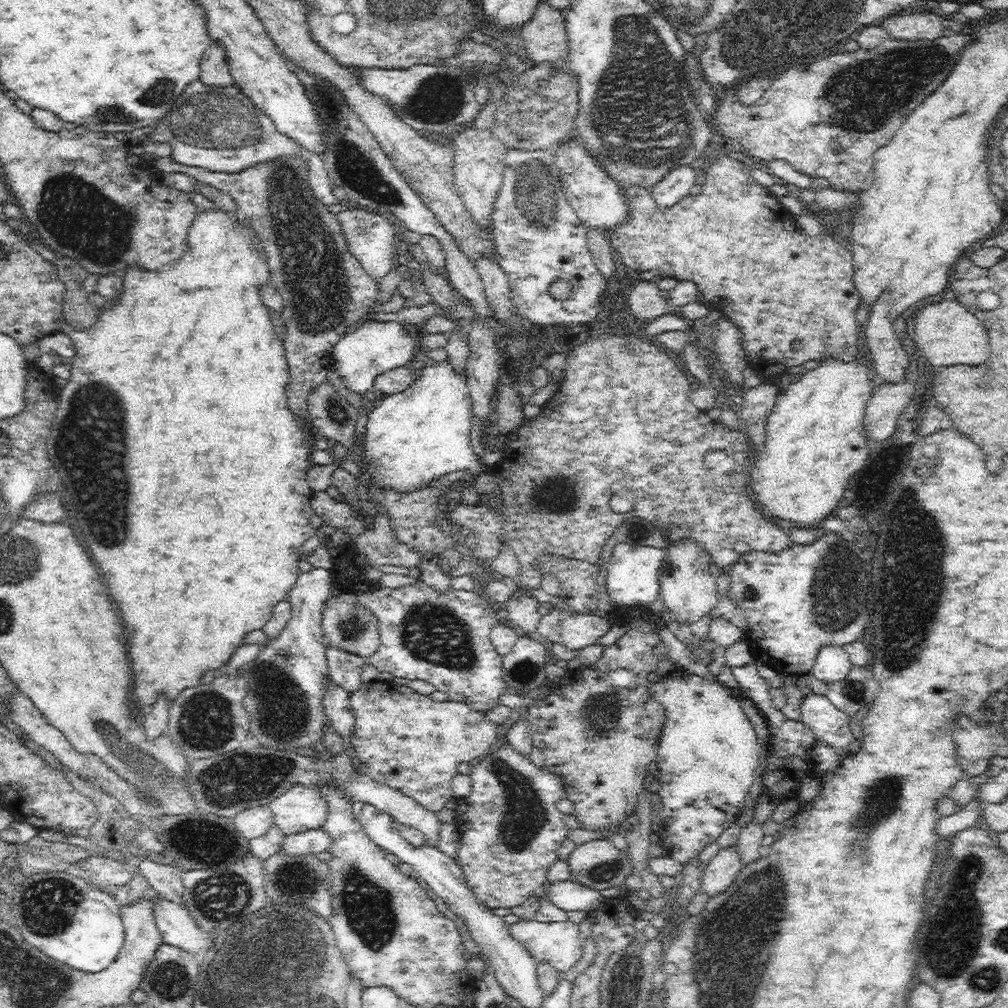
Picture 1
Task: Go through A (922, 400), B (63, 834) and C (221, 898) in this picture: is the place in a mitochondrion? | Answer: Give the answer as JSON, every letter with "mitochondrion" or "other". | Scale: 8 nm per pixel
{"A":"other","B":"other","C":"mitochondrion"}

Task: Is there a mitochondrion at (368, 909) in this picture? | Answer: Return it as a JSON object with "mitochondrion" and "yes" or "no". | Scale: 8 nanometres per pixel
{"mitochondrion":"yes"}

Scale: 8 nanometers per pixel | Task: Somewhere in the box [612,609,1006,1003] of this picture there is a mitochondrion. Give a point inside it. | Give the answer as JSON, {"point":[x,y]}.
{"point":[949,953]}

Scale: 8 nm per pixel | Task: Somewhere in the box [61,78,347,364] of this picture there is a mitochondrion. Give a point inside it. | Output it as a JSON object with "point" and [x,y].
{"point":[210,121]}

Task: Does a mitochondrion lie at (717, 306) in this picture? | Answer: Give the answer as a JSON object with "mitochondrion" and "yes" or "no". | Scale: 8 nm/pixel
{"mitochondrion":"no"}

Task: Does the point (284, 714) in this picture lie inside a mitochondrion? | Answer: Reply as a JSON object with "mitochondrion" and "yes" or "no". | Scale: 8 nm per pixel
{"mitochondrion":"yes"}

